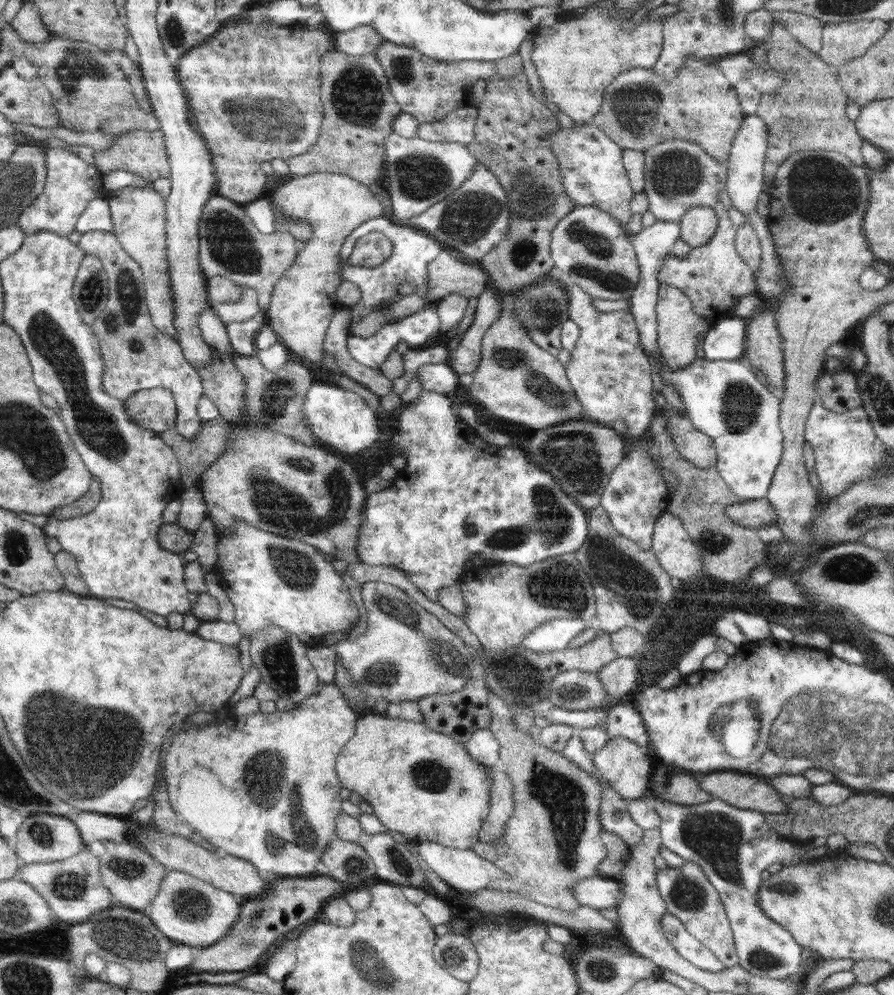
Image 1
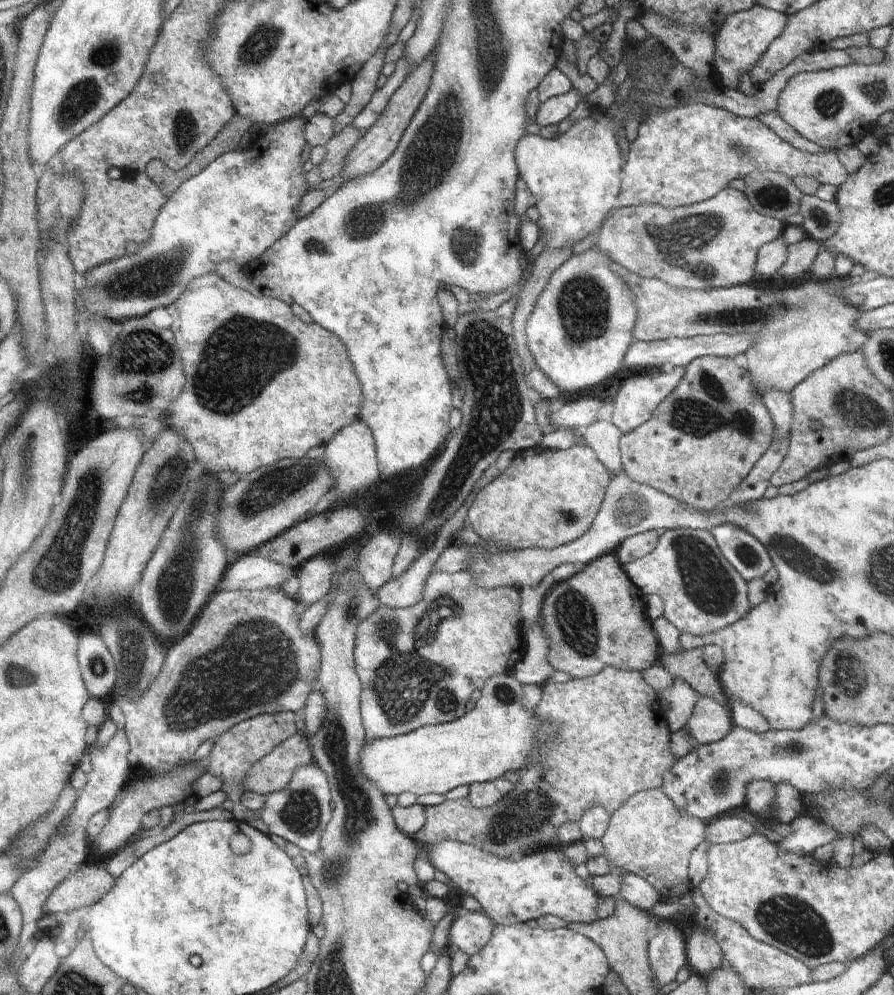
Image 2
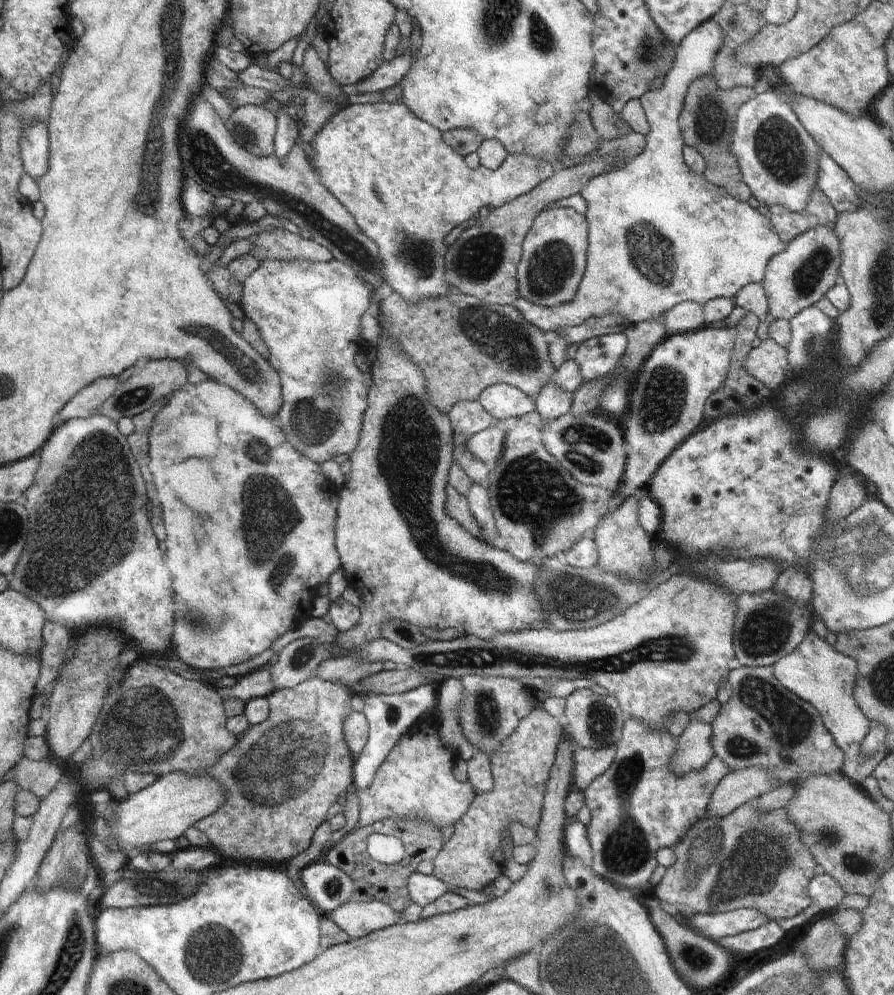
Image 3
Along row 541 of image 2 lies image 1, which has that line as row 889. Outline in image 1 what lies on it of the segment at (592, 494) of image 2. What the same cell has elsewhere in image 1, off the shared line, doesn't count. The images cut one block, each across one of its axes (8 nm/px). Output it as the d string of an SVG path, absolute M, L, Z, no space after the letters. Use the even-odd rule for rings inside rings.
M490 690L488 705L492 714L489 732L499 742L500 764L512 782L514 811L505 823L501 838L490 843L480 840L472 843L471 849L478 853L478 856L494 863L504 874L510 876L504 880L488 881L485 890L518 894L542 906L562 908L566 912L572 912L574 908L580 908L582 905L572 891L574 884L578 884L584 878L600 876L596 868L606 858L606 847L601 837L604 829L599 820L602 783L596 779L595 775L579 768L566 756L549 750L536 742L531 735L521 732L513 722L512 711L503 701L494 697Z

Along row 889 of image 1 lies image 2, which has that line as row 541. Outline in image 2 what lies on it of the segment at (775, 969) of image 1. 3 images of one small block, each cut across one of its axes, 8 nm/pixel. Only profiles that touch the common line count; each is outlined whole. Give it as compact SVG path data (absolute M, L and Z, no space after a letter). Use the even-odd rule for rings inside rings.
M722 524L709 532L714 536L720 552L746 582L763 578L773 562L766 547L746 530L734 524Z

